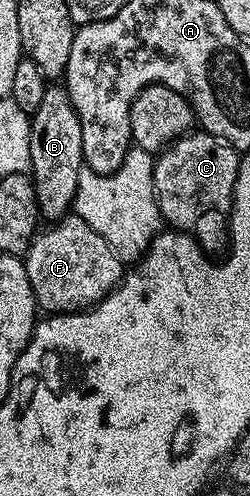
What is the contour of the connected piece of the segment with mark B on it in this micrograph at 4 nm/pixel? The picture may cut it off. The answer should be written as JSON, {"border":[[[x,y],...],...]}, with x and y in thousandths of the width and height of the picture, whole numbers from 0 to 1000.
{"border":[[[200,169],[172,183],[172,208],[124,230],[116,248],[124,264],[124,355],[140,393],[148,395],[148,419],[184,448],[224,450],[288,423],[292,403],[316,377],[316,353],[324,351],[340,323],[332,321],[332,256],[316,256],[316,232],[284,208],[284,192],[260,181],[256,169]]]}

